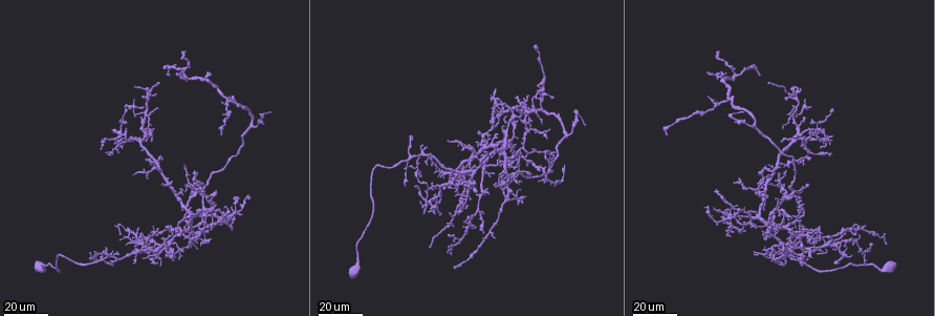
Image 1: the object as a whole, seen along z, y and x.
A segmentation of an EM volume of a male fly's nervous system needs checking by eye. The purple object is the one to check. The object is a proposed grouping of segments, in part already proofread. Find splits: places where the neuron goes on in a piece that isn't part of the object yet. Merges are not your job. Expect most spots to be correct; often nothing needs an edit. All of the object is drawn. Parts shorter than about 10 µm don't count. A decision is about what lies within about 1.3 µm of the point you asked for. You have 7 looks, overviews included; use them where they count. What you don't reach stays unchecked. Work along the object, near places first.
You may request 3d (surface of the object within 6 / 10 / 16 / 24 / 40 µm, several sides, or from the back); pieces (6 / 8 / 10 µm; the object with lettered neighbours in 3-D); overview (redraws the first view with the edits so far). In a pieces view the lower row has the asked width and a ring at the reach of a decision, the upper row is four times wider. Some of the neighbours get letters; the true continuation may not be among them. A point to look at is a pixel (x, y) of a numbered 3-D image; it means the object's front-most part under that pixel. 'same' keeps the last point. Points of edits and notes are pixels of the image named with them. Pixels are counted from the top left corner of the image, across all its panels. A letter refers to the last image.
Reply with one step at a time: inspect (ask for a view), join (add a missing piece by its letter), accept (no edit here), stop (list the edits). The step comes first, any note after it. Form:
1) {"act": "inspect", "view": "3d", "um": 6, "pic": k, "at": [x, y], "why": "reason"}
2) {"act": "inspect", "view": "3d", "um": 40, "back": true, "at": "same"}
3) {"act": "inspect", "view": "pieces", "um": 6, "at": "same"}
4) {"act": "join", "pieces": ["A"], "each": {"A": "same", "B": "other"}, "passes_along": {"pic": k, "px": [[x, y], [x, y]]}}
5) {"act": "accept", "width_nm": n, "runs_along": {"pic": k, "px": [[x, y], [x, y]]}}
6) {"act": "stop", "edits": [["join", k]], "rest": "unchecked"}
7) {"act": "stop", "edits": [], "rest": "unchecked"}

{"act": "inspect", "view": "3d", "um": 40, "pic": 1, "at": [157, 84], "why": "long arm stops here"}

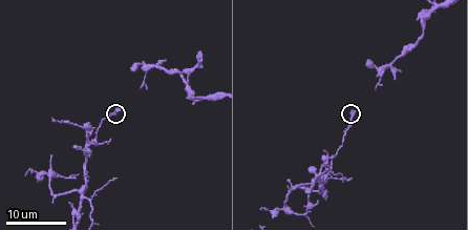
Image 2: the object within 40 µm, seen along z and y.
{"act": "inspect", "view": "pieces", "um": 10, "pic": 2, "at": [118, 110]}

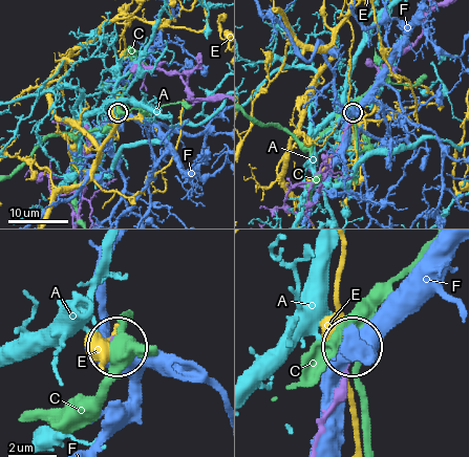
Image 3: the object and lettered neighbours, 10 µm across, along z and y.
{"act": "accept", "each": {"A": "other", "C": "other", "E": "other", "F": "other"}, "found": "no lettered piece goes on from it"}

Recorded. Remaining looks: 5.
{"act": "inspect", "view": "3d", "um": 24, "pic": 1, "at": [145, 161], "why": "free end"}

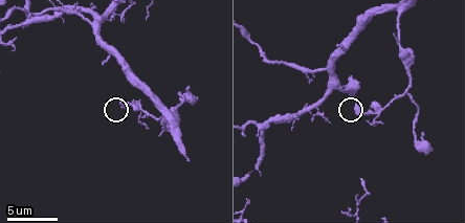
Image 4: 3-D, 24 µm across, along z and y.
{"act": "inspect", "view": "pieces", "um": 10, "pic": 4, "at": [355, 106], "why": "see the neighbours"}

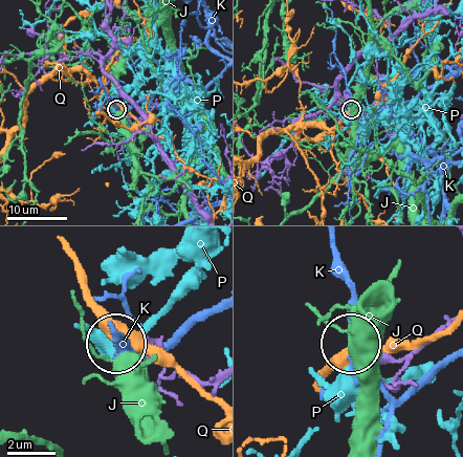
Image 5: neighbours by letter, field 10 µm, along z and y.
{"act": "accept", "each": {"J": "other", "K": "other", "P": "other", "Q": "other"}, "found": "no lettered piece goes on from it"}

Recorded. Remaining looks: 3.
{"act": "inspect", "view": "3d", "um": 40, "pic": 1, "at": [119, 141], "why": "branch stops here"}

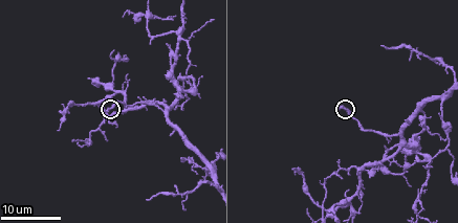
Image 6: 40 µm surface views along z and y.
{"act": "inspect", "view": "pieces", "um": 8, "pic": 6, "at": [106, 109]}

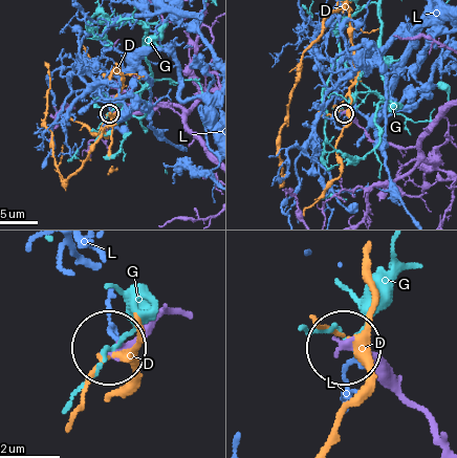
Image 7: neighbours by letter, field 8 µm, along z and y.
{"act": "accept", "width_nm": 200, "each": {"D": "other", "G": "other", "L": "other"}, "runs_along": {"pic": 7, "px": [[178, 313], [113, 351]]}, "found": "no lettered piece goes on from it"}

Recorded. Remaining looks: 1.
{"act": "stop", "edits": [], "rest": "unchecked"}

